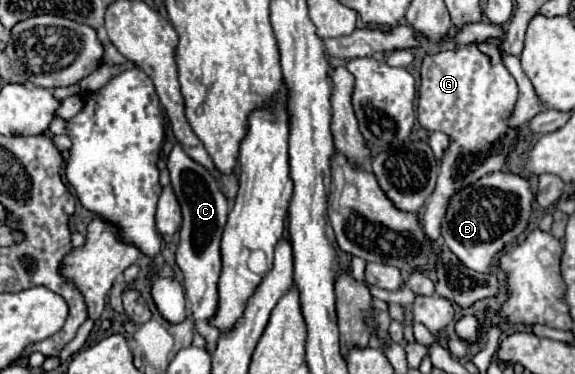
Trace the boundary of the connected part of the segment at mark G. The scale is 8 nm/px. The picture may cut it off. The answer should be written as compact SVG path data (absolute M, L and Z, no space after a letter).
M490 42L468 44L426 56L420 76L418 122L430 132L446 132L452 140L442 158L436 190L428 198L422 218L426 238L436 242L440 236L438 224L446 214L446 200L450 200L450 196L454 196L454 192L462 190L466 184L472 184L474 180L496 172L506 164L506 156L512 152L516 142L516 128L510 128L506 120L514 110L518 86L502 62L502 50Z

